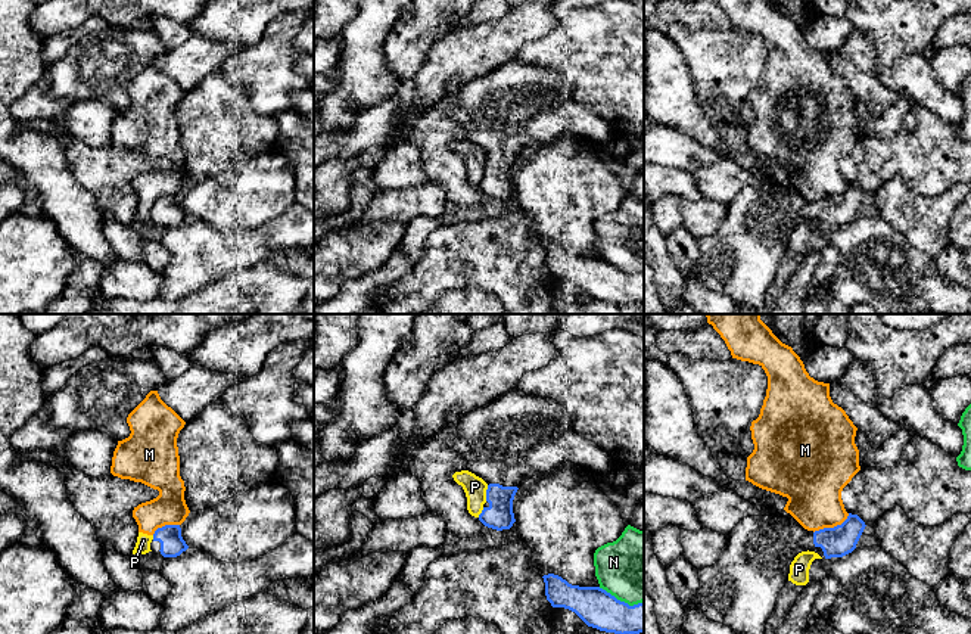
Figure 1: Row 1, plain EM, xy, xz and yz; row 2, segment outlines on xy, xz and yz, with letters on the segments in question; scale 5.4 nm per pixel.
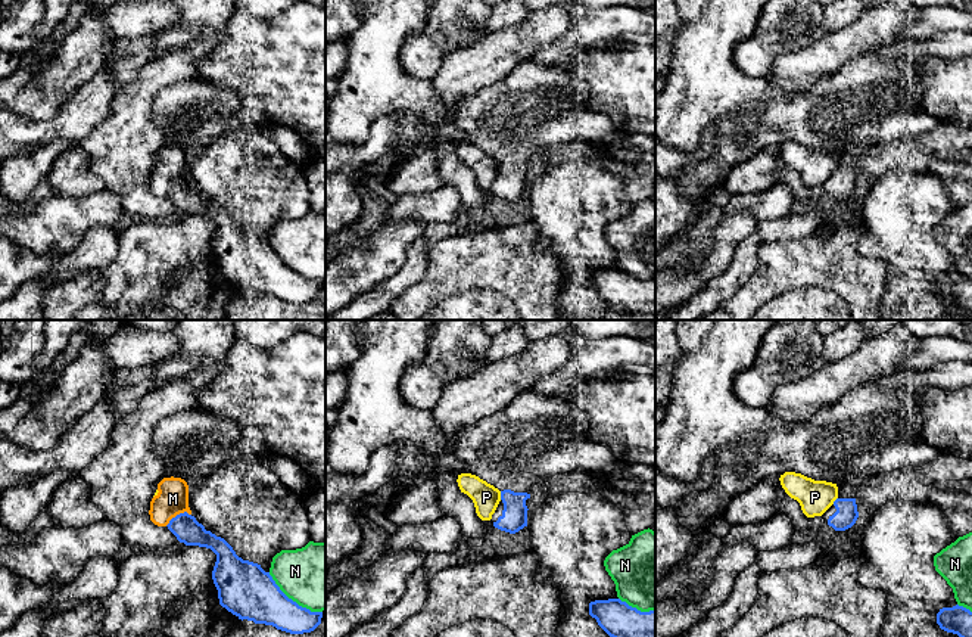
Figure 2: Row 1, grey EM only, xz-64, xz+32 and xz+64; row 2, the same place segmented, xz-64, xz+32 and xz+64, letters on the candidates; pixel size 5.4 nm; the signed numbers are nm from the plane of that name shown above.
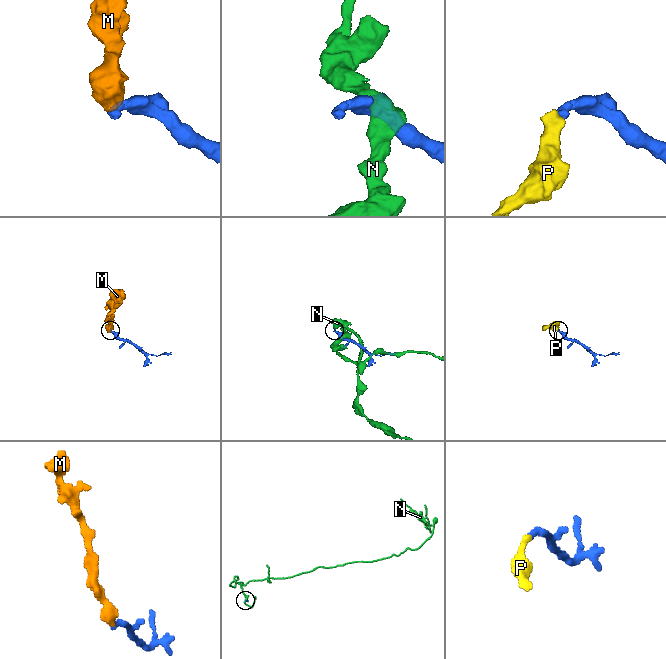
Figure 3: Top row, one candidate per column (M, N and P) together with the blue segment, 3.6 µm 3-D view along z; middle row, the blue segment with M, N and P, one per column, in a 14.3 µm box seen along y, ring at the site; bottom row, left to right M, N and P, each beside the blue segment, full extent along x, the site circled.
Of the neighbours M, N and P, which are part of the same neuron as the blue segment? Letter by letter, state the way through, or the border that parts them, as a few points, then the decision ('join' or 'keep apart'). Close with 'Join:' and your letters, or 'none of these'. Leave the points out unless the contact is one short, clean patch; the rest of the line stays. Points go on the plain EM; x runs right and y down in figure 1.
M: border along yz (849, 183), (840, 193), (824, 196), (814, 202); keep apart
N: keep apart
P: border along xz (488, 155), (485, 170); keep apart
Join: none of these

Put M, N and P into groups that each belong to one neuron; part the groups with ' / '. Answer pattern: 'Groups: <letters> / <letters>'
Groups: M P / N

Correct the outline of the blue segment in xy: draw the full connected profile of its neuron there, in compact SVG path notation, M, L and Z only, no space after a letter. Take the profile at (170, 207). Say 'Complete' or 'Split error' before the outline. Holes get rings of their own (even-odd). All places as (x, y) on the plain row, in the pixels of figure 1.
Split error. M165 195L158 198L150 212L152 223L164 227L177 227L187 218L189 215L181 206L180 195Z

